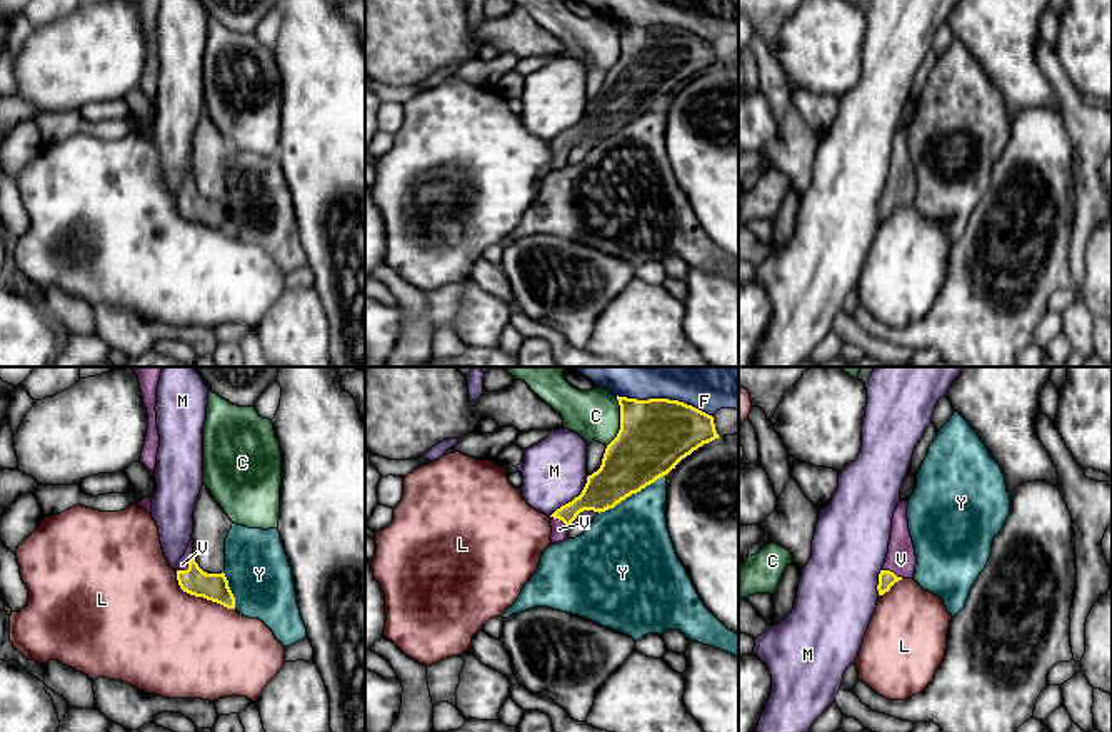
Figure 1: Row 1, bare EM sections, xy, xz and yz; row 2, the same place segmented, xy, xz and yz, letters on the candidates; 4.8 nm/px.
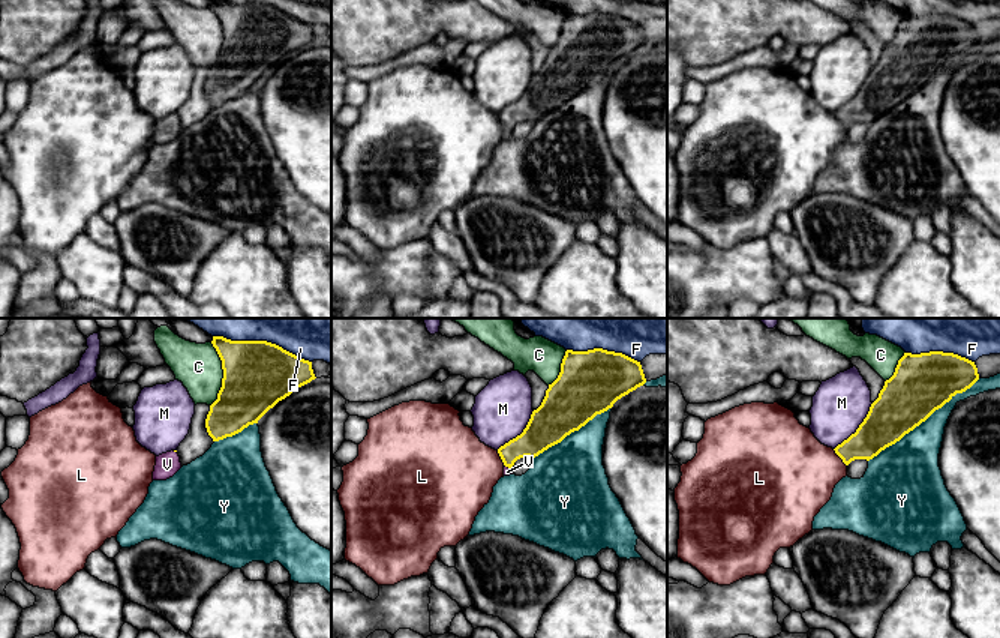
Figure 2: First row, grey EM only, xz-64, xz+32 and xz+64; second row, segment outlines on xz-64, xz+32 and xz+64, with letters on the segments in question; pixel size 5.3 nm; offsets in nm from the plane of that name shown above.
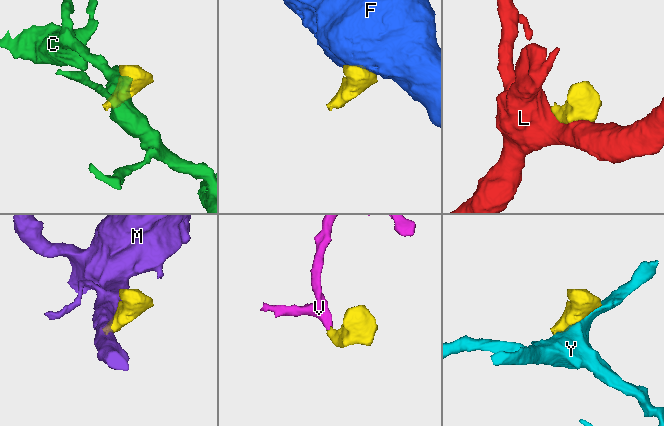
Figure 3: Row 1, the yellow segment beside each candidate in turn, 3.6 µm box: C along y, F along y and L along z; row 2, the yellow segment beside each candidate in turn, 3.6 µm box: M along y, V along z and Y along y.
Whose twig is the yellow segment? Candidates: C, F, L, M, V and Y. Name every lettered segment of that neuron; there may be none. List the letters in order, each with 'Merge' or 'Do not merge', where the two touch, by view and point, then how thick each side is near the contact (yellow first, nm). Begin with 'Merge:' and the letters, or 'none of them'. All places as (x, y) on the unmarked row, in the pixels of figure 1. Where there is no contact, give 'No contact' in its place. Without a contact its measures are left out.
Merge: V
C: Do not merge. Touches yellow at xz (621, 49). Thickness 340 nm (yellow) against 240 nm
F: Do not merge. Touches yellow at xz (664, 25). Thickness 340 nm (yellow) against 190 nm
L: Do not merge. Touches yellow at xy (200, 222). Thickness 140 nm (yellow) against 480 nm
M: Do not merge. Touches yellow at xz (574, 125). Thickness 200 nm (yellow) against 320 nm
V: Merge. Touches yellow at xy (189, 194). Thickness 140 nm (yellow) against 50 nm
Y: Do not merge. Touches yellow at xz (632, 119). Thickness 320 nm (yellow) against 380 nm

